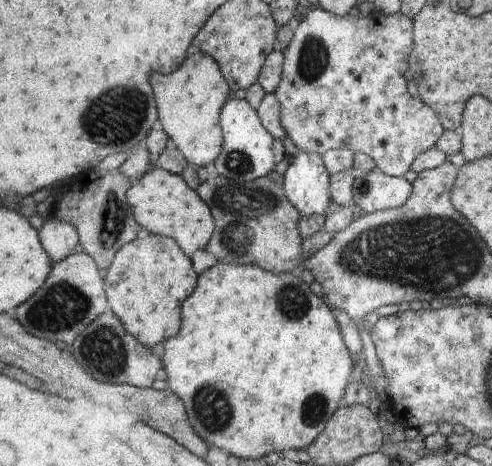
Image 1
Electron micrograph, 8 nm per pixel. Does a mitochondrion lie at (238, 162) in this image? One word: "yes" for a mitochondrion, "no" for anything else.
yes

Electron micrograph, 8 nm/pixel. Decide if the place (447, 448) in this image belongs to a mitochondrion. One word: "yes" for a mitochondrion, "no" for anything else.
no

